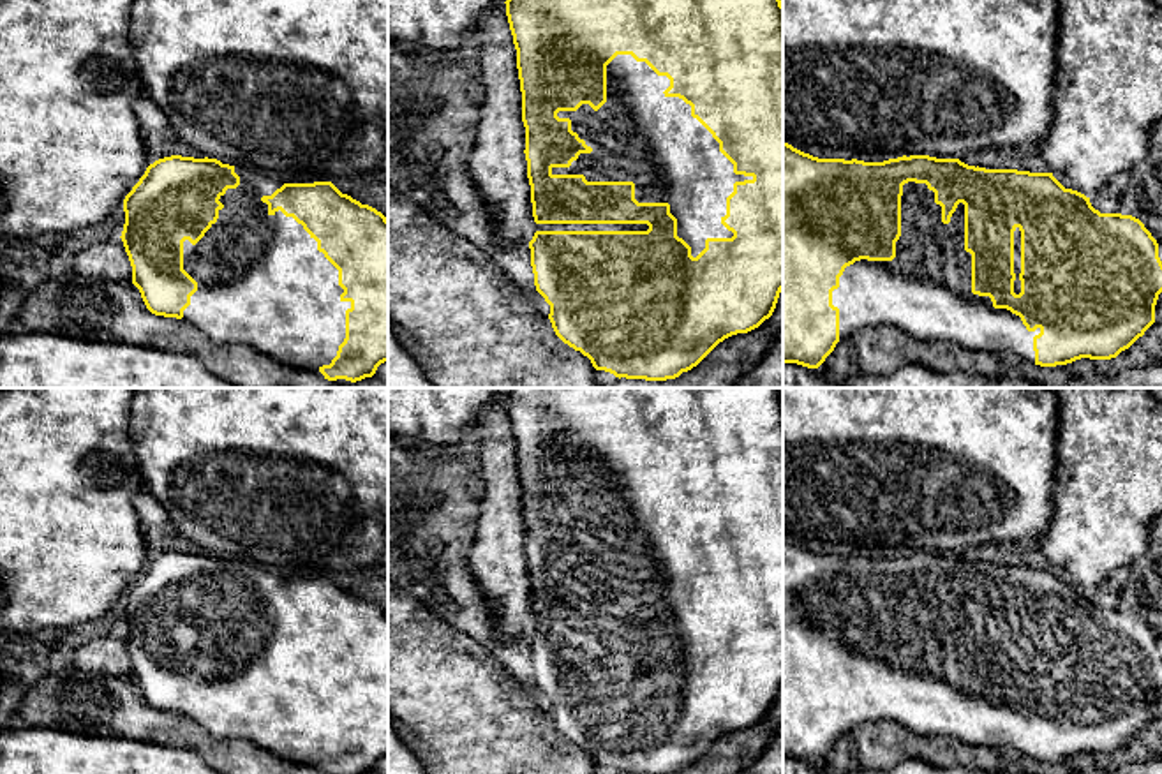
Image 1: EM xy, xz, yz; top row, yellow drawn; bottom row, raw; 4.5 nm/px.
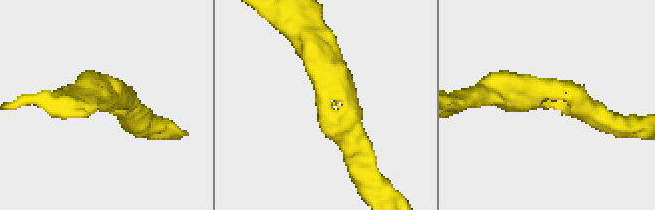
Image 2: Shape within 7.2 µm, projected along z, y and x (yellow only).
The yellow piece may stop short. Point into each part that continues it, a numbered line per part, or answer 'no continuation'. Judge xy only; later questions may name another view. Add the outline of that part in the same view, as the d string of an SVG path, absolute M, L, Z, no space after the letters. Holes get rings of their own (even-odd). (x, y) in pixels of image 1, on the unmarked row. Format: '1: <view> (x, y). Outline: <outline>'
1: xy (261, 677). Outline: M235 561L235 568L240 580L220 591L224 603L219 605L217 617L196 640L183 636L183 665L197 677L197 686L182 714L215 739L245 741L294 765L321 769L319 763L331 758L346 733L346 705L351 703L351 696L340 695L344 684L339 681L339 665L317 645L317 636L302 619L280 605L268 608L261 592L280 584L282 575L245 561Z

